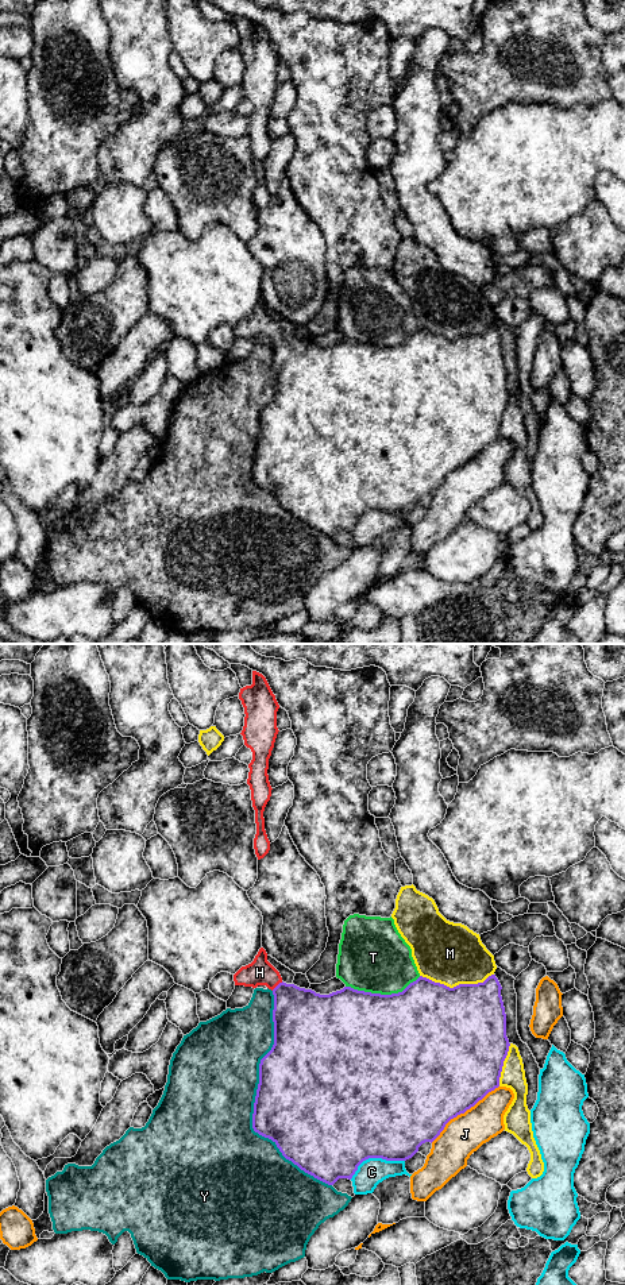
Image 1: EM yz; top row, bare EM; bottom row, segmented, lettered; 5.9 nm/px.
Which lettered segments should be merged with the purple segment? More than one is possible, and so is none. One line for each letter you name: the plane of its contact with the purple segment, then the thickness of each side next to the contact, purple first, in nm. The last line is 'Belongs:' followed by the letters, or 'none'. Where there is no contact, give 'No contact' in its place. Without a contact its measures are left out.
H: Touches purple in yz. Thickness 340 nm (purple) against 160 nm
Belongs: H

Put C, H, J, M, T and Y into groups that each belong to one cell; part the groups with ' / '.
C / H / J / M / T / Y

